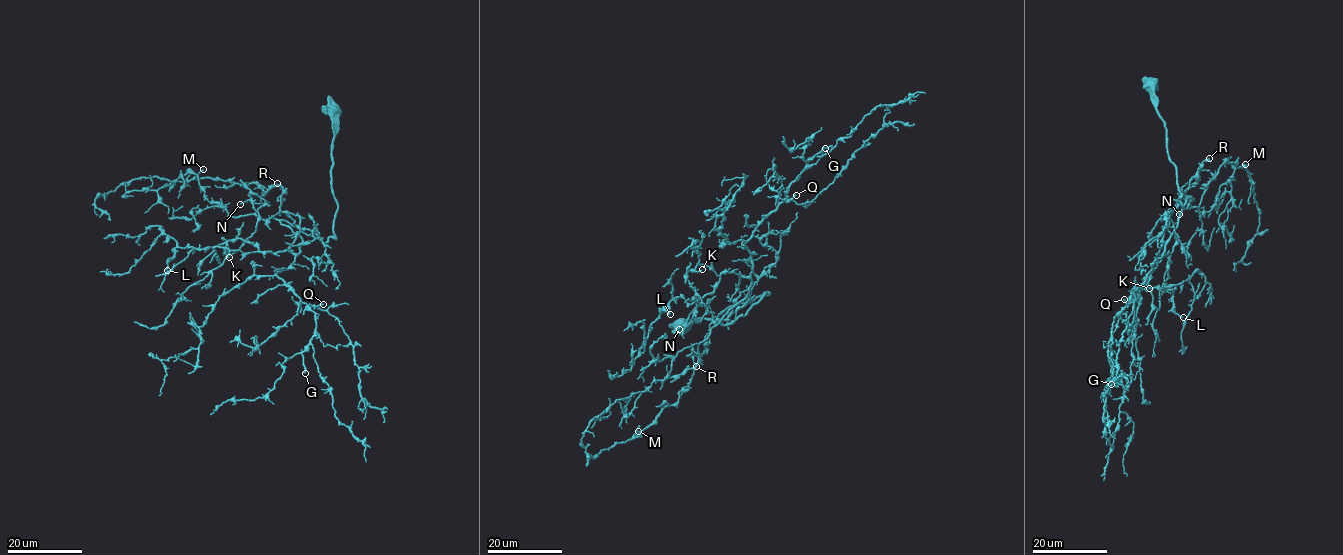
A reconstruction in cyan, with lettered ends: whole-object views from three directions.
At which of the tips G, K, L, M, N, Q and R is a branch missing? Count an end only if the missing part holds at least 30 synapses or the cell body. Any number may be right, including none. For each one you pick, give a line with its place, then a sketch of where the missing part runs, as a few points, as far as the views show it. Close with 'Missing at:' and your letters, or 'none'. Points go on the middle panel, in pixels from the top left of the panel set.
G: (825, 148) | (825, 148), (832, 123), (848, 106), (866, 93), (874, 93), (897, 74)
Q: (796, 195) | (796, 195), (849, 165), (854, 157), (858, 157), (856, 159)
Missing at: G, Q

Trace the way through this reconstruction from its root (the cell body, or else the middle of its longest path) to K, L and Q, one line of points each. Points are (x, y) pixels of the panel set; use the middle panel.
K: (683, 324), (767, 294), (721, 324), (751, 281), (700, 263), (695, 270), (702, 269)
L: (683, 324), (767, 294), (721, 324), (751, 283), (725, 271), (701, 298), (669, 301), (661, 313), (670, 314)
Q: (683, 324), (767, 294), (721, 324), (749, 293), (753, 267), (744, 244), (763, 219), (796, 195)

